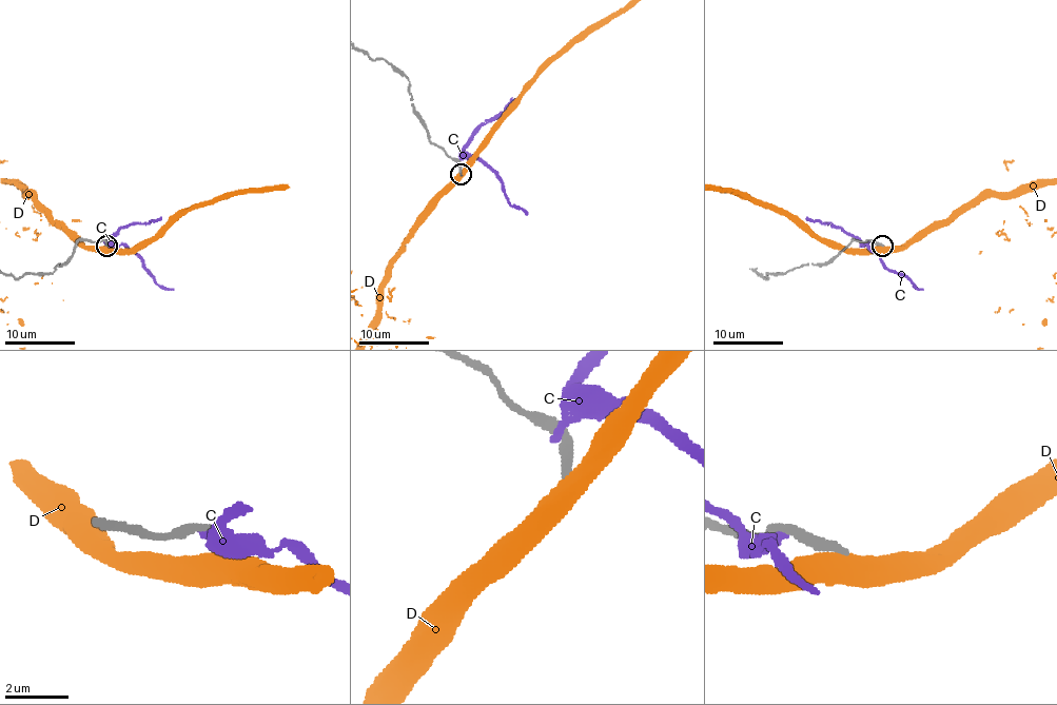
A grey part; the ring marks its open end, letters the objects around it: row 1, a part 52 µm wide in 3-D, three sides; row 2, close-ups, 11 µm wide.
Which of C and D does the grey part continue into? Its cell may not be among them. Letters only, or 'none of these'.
none of these

